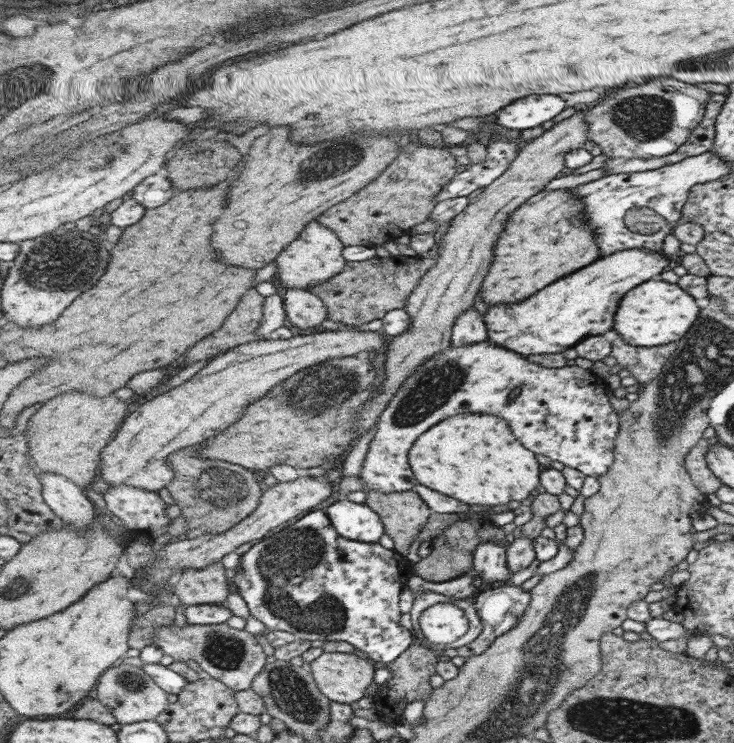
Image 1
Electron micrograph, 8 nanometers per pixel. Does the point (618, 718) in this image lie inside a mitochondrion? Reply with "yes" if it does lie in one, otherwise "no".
yes

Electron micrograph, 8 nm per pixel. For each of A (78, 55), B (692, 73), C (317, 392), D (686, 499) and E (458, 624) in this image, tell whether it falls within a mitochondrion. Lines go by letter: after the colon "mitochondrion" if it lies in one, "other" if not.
A: other
B: other
C: mitochondrion
D: other
E: mitochondrion

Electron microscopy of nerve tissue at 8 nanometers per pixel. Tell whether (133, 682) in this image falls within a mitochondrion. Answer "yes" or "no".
yes

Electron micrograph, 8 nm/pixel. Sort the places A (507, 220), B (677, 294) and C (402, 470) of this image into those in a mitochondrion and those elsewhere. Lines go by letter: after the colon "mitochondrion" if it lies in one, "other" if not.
A: other
B: other
C: other

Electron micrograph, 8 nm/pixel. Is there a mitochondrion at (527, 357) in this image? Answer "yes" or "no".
no

